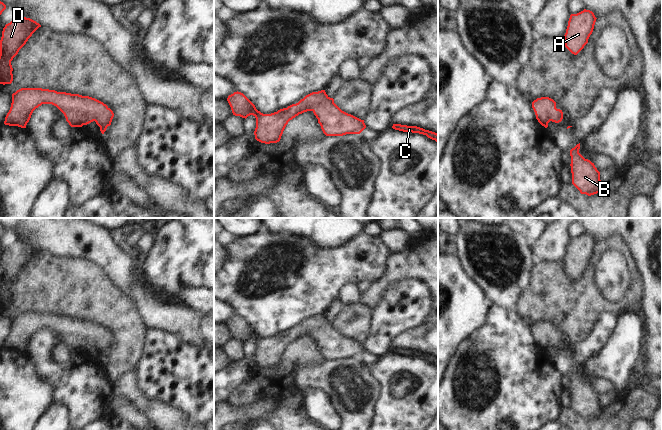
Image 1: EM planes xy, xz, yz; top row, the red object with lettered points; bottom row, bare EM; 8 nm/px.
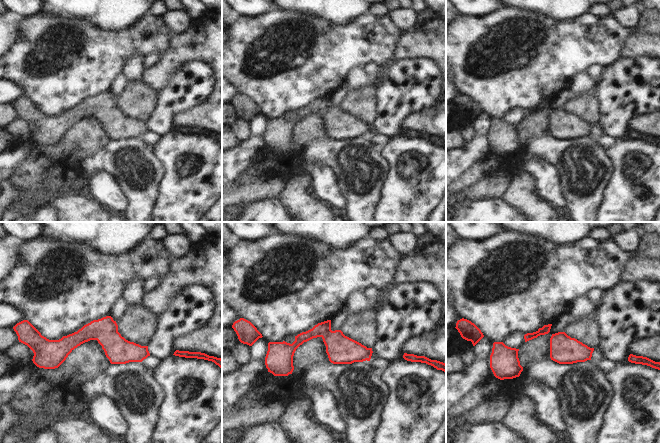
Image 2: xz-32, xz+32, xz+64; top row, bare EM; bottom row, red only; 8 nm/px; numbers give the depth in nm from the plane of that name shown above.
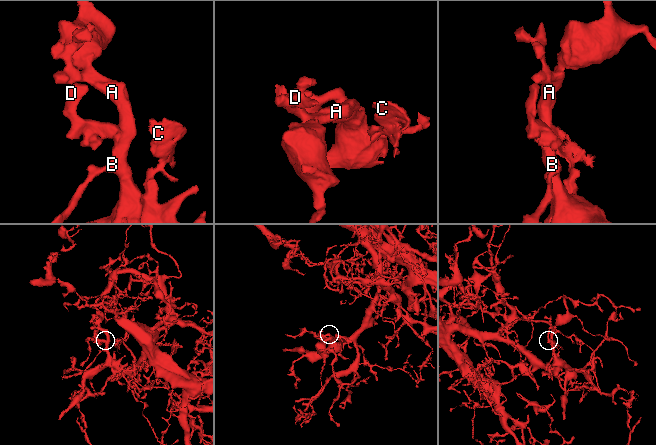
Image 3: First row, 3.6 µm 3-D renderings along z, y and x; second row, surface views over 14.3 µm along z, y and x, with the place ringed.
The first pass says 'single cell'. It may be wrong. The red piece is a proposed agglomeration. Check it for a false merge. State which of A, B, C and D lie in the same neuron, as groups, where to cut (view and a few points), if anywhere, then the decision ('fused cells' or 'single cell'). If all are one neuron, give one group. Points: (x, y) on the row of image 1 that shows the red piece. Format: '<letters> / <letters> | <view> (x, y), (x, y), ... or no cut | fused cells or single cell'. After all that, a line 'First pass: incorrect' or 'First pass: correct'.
A B C D | no cut | single cell
First pass: correct

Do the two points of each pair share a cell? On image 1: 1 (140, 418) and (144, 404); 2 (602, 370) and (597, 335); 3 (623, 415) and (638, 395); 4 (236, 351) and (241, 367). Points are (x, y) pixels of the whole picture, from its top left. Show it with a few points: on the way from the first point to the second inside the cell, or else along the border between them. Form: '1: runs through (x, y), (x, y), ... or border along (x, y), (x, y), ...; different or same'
1: border along (122, 396), (129, 399), (149, 419); different
2: border along (613, 333), (601, 349), (580, 366); different
3: runs through (628, 410), (637, 400); same
4: border along (245, 343), (246, 355), (242, 359), (232, 362); different

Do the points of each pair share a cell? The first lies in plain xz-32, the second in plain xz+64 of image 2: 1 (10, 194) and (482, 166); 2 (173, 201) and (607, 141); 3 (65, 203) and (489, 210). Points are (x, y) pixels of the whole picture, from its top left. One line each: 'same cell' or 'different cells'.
1: different cells
2: different cells
3: different cells

